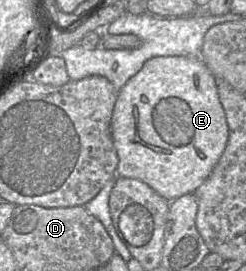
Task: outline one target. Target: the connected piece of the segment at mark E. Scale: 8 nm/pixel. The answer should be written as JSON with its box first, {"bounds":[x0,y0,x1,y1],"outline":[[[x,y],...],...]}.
{"bounds":[111,56,229,201],"outline":[[[156,56],[117,91],[111,117],[111,137],[118,156],[116,177],[138,179],[173,201],[194,191],[207,179],[221,157],[229,137],[217,78],[199,57]]]}

